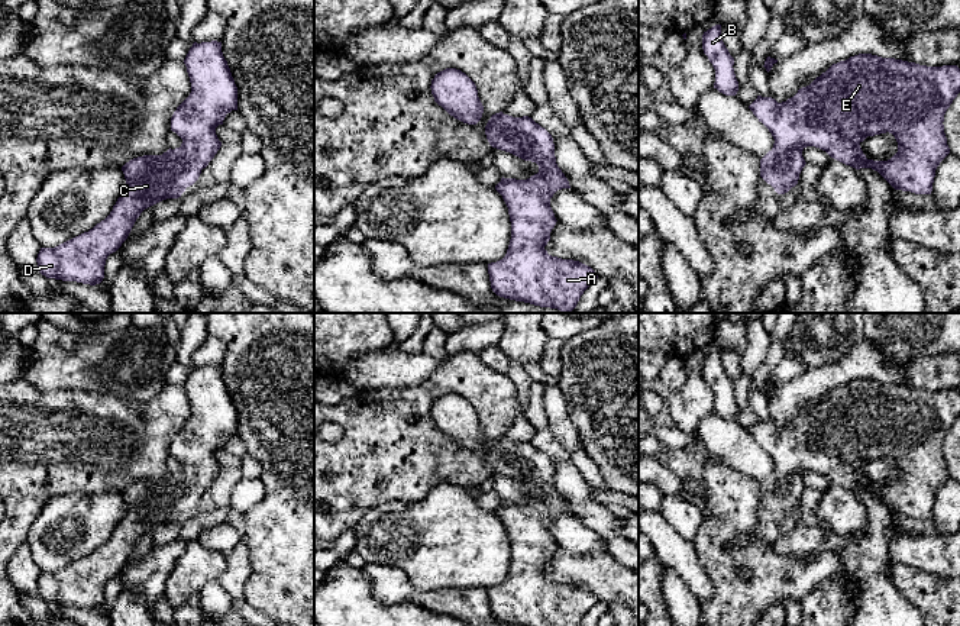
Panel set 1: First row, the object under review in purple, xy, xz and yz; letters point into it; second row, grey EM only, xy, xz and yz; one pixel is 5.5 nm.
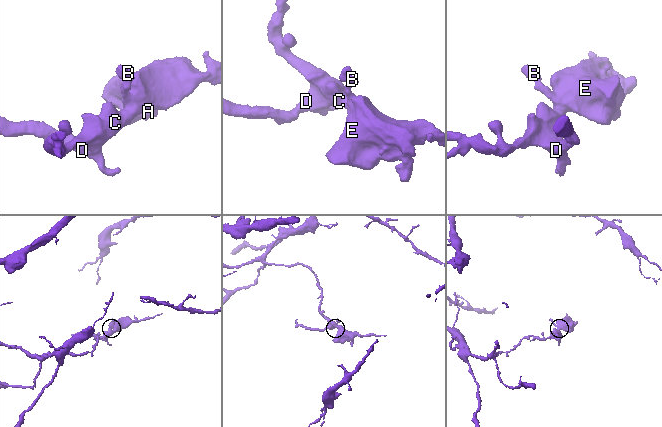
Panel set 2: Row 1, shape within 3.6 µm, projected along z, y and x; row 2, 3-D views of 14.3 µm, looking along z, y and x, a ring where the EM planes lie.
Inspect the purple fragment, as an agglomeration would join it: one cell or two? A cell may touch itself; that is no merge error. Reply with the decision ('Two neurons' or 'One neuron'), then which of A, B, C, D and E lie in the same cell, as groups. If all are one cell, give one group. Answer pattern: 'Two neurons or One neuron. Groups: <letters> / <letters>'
One neuron. Groups: A B C D E

